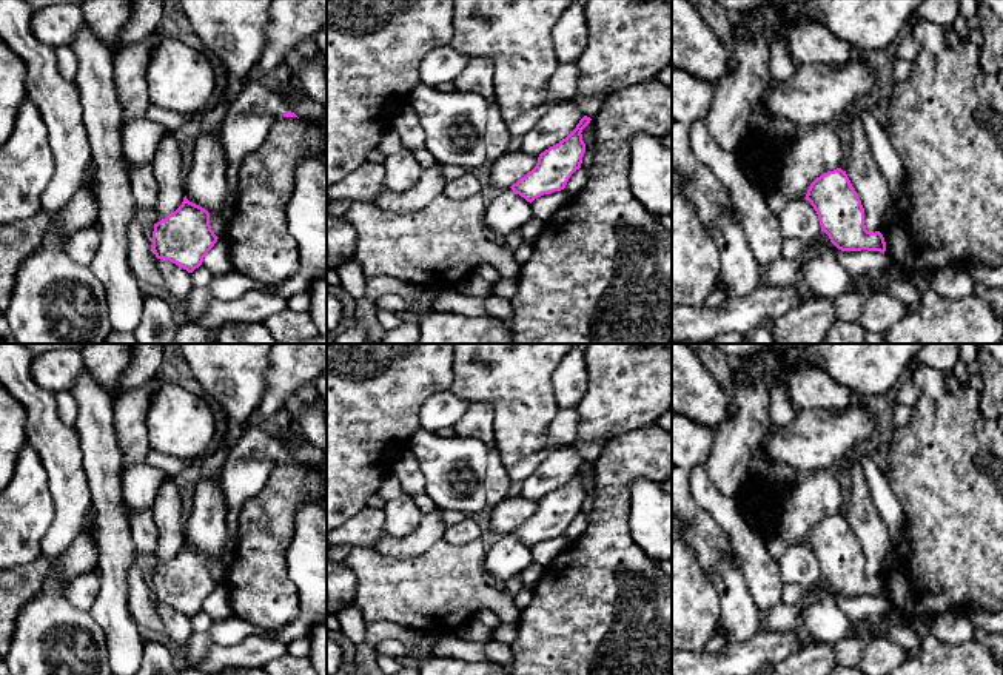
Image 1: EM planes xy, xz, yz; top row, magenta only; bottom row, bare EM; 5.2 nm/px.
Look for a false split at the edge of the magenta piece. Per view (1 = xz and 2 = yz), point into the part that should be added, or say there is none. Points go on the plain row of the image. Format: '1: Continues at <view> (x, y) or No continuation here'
1: No continuation here
2: No continuation here

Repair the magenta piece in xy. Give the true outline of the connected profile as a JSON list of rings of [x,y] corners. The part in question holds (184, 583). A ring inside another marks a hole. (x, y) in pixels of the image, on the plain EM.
[[[185,541],[174,558],[154,569],[151,593],[157,604],[193,618],[217,584],[210,570],[210,558]]]

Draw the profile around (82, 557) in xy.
[[[80,532],[65,555],[57,559],[57,575],[63,581],[71,583],[75,576],[94,570],[97,562],[99,549],[92,535]]]

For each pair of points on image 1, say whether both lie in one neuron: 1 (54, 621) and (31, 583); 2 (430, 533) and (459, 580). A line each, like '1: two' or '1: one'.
1: two
2: two

